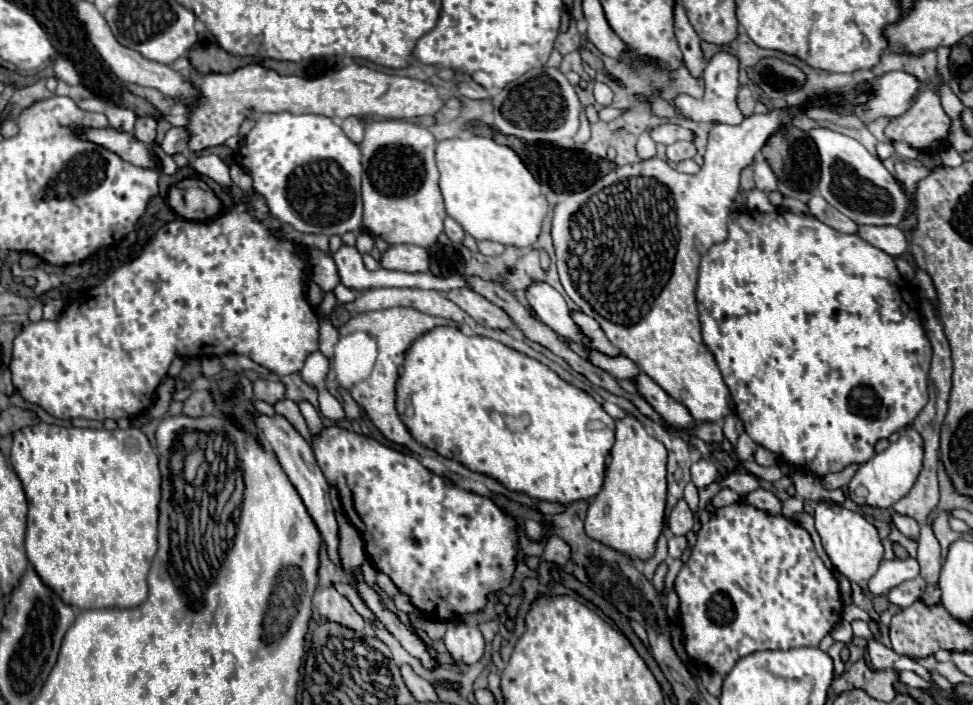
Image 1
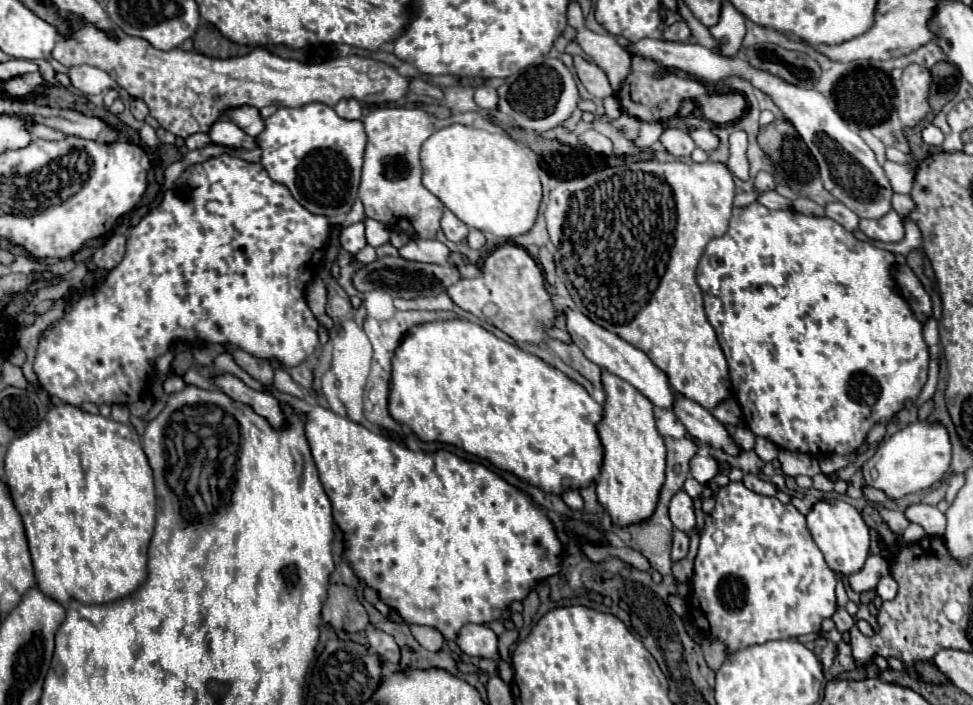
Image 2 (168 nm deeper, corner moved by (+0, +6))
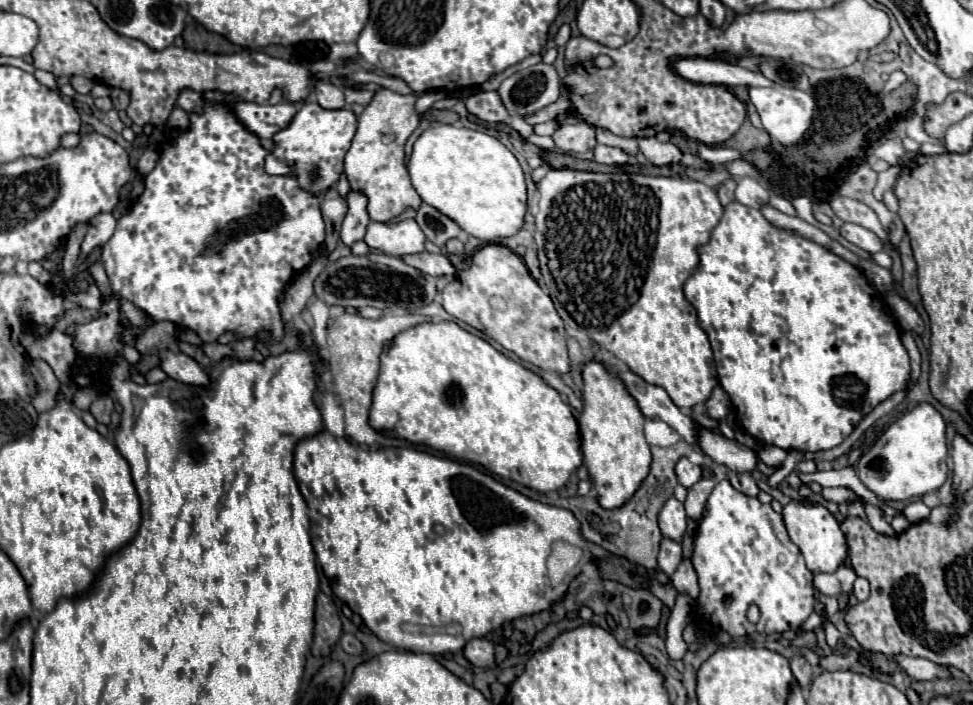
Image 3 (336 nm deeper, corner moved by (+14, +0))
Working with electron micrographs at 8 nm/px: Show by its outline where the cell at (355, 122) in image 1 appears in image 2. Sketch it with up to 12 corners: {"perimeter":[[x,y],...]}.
{"perimeter":[[343,98],[335,112],[347,120],[361,118],[361,104],[355,98]]}

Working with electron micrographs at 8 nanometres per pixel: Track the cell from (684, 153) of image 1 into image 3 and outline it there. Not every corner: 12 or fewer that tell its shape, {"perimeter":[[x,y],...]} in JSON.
{"perimeter":[[655,136],[639,138],[639,150],[655,164],[679,164],[681,150]]}

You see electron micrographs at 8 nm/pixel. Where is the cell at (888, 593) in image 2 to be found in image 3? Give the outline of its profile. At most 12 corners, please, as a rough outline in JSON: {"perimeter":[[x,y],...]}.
{"perimeter":[[857,578],[853,584],[853,594],[857,600],[869,598],[869,582]]}

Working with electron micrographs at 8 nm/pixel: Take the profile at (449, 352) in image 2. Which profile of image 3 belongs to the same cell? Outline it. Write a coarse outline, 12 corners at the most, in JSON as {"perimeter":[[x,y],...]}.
{"perimeter":[[455,322],[399,332],[369,424],[537,492],[583,464],[561,394]]}

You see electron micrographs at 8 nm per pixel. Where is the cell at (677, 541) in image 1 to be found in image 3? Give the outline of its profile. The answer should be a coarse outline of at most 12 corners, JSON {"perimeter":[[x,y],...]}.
{"perimeter":[[661,540],[657,564],[671,576],[681,562],[681,544]]}

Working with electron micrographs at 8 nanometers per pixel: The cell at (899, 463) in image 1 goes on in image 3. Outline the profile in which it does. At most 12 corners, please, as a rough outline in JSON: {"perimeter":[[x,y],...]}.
{"perimeter":[[919,404],[857,464],[881,500],[947,478],[945,420]]}

